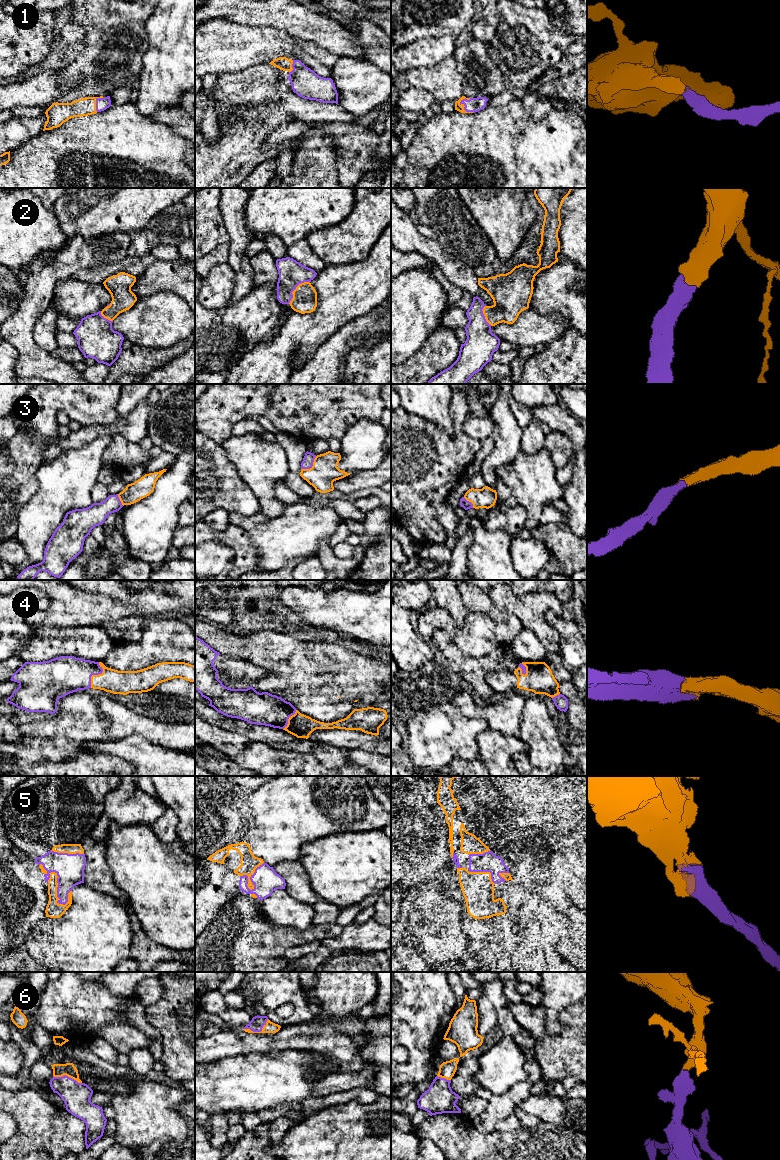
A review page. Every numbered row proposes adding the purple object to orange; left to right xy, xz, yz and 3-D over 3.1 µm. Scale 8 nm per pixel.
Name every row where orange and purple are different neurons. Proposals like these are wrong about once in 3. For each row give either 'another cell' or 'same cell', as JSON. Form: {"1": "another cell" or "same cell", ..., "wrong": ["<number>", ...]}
{"1": "same cell", "2": "same cell", "3": "same cell", "4": "same cell", "5": "same cell", "6": "same cell", "wrong": []}

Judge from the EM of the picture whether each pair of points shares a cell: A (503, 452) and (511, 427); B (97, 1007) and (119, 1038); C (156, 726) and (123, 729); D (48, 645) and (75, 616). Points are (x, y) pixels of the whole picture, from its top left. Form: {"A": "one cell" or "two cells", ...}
{"A": "one cell", "B": "two cells", "C": "one cell", "D": "two cells"}

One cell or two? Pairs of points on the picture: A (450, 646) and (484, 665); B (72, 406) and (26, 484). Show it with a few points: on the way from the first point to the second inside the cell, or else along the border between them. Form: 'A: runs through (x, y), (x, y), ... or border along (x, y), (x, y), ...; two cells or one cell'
A: runs through (457, 655), (467, 665), (475, 665); one cell
B: runs through (49, 415), (26, 461); one cell

